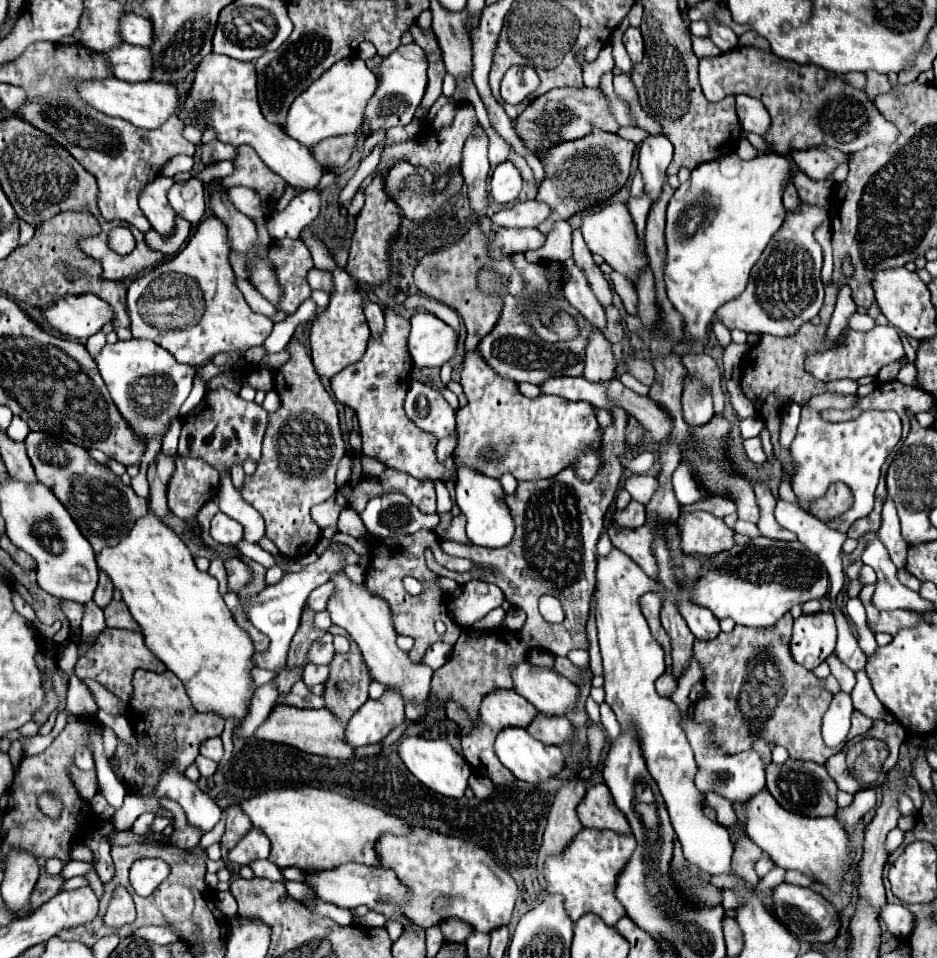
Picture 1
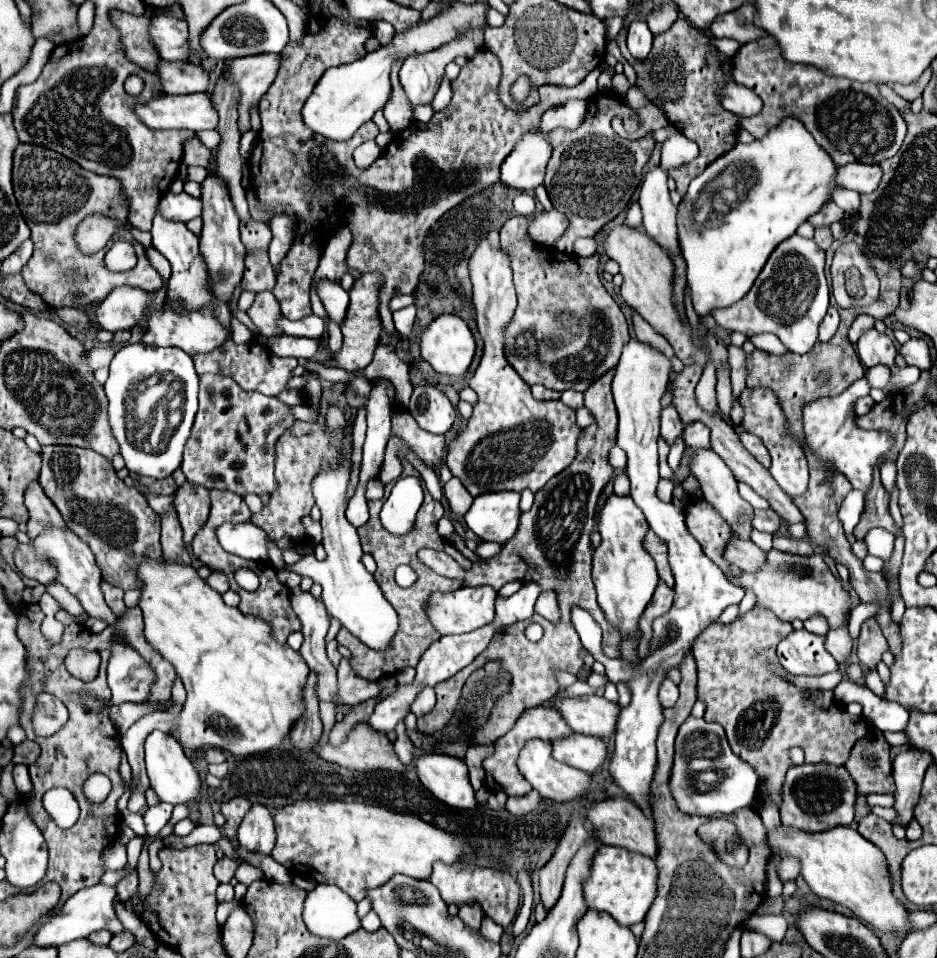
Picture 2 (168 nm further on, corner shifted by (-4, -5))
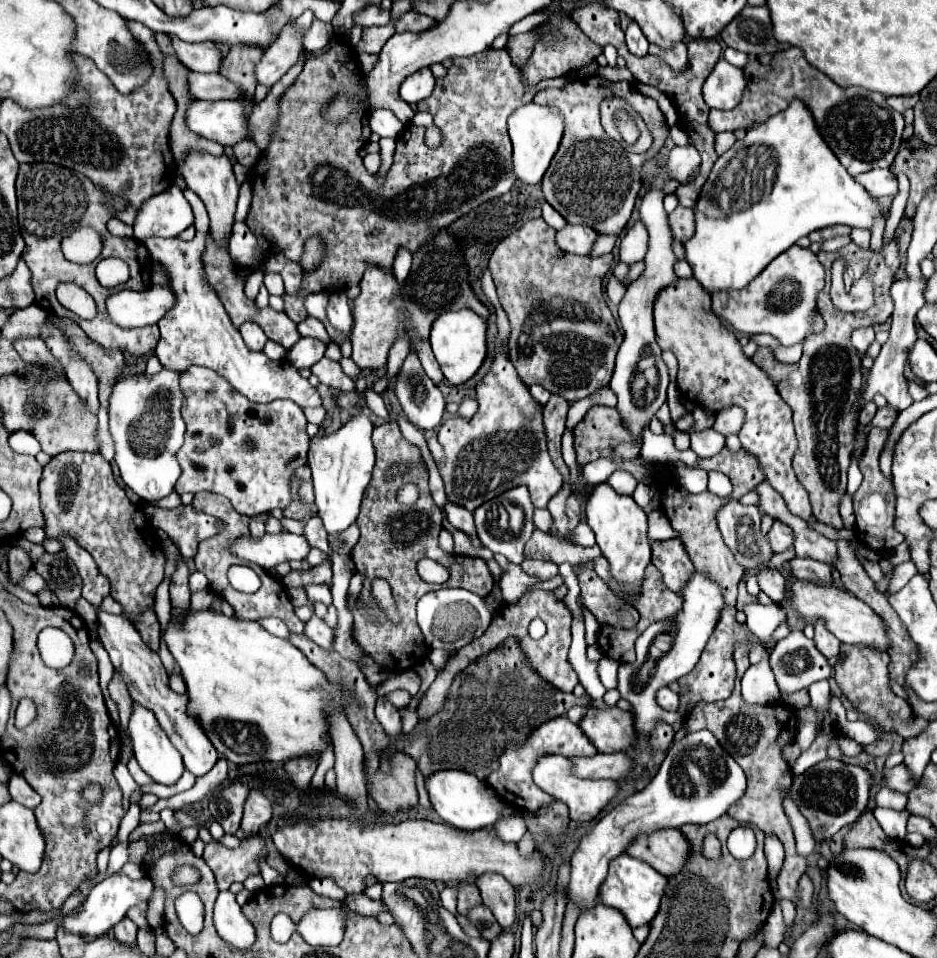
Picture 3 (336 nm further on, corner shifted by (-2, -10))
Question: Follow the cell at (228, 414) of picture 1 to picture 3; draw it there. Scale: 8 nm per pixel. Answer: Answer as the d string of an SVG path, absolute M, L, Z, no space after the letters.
M190 367L188 371L184 371L180 375L180 387L184 391L184 407L182 407L182 417L186 421L186 441L182 445L182 449L178 451L178 461L180 461L180 467L182 467L182 475L180 479L176 481L176 493L200 493L200 491L212 491L212 493L218 493L218 495L224 495L232 507L242 513L242 515L262 515L262 513L268 513L276 507L284 509L292 499L290 499L290 477L292 473L306 463L306 455L308 455L308 433L306 433L306 417L302 413L302 409L294 403L294 401L288 401L288 399L278 399L278 401L272 401L272 403L254 403L250 399L246 399L244 395L240 395L236 389L232 389L232 385L228 381L224 381L224 377L220 377L218 373L214 373L212 369L206 369L206 367Z

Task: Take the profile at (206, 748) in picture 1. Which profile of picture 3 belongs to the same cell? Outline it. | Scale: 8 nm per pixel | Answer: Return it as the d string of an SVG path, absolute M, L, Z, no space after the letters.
M98 607L98 621L96 623L98 623L98 639L104 645L104 649L108 651L110 661L114 665L114 671L126 683L130 699L134 703L154 711L156 719L160 721L160 727L168 733L168 737L174 741L176 749L180 751L180 755L184 759L184 767L190 773L194 773L196 777L206 775L216 765L218 751L208 741L208 737L204 735L200 725L196 725L196 721L192 721L186 715L188 699L172 699L174 691L168 685L168 675L164 671L164 665L162 665L158 653L150 651L144 645L138 631L134 629L134 625L124 615L112 615L112 613L106 613L104 609Z

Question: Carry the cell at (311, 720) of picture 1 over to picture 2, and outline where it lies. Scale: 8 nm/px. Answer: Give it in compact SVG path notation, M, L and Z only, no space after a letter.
M358 724L340 746L332 748L328 742L324 746L318 746L316 754L326 762L356 772L374 772L374 770L404 772L406 770L406 766L398 760L394 752L394 744L386 738L386 734L370 728L370 724Z

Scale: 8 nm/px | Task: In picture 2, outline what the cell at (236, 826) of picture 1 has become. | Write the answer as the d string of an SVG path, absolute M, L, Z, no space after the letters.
M236 796L236 798L232 798L232 800L228 800L228 802L224 802L222 804L222 808L220 808L220 812L224 814L224 818L226 818L226 824L224 824L224 836L230 840L230 842L236 842L236 828L238 828L238 824L242 822L242 818L246 816L246 812L250 810L250 800L246 800L246 798L242 798L242 796Z

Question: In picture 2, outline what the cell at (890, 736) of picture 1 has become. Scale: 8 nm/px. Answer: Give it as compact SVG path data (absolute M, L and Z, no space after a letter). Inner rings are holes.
M872 728L860 742L858 746L852 750L850 760L846 762L848 772L854 776L858 792L860 794L892 794L896 784L892 774L892 760L888 756L888 742L884 740L882 732L878 732L876 728ZM874 748L878 748L878 752L874 752ZM878 756L880 764L872 766L870 758ZM888 774L888 776L884 776Z

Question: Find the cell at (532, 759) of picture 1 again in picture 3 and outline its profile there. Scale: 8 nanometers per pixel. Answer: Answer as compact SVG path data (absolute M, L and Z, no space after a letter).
M560 755L538 757L538 761L532 769L532 779L544 793L548 793L550 797L568 805L570 819L592 821L608 805L608 801L616 795L616 781L610 781L610 779L580 779L580 777L570 773L570 765L572 763L566 757L560 757Z

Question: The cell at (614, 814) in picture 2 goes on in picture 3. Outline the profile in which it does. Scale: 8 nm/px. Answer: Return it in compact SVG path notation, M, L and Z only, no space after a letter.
M658 829L638 835L628 845L626 853L670 877L678 873L688 859L688 841L678 829Z

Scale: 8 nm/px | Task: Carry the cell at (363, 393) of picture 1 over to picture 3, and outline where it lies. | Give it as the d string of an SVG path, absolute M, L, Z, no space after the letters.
M447 500L446 505L444 505L444 515L446 515L446 519L450 521L450 525L452 525L454 529L464 531L464 533L472 539L474 547L482 547L480 541L478 541L478 537L476 537L476 531L474 531L472 513L470 513L468 509L464 509L462 505L456 505L456 503L450 503L450 501Z

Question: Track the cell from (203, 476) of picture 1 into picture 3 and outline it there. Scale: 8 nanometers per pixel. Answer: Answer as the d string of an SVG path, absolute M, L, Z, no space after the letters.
M180 505L176 509L144 507L144 513L154 527L168 533L184 559L194 557L198 543L222 529L222 523L216 517L192 509L192 505Z

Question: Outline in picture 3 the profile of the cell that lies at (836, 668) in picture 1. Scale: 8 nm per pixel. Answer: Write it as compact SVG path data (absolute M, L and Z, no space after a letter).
M818 621L814 625L816 629L816 635L814 635L814 643L818 647L818 651L824 655L824 657L838 657L840 655L840 641L824 627L822 621Z

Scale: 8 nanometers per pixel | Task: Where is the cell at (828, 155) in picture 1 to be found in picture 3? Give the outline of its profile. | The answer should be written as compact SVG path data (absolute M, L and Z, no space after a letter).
M872 169L868 173L860 173L854 177L864 189L868 191L870 197L884 197L884 195L896 195L898 193L898 181L890 173L890 169Z

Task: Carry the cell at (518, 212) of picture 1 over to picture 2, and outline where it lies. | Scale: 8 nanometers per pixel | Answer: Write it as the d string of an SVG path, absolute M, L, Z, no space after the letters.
M550 210L550 212L540 212L532 216L532 224L530 224L530 238L552 246L558 236L562 236L568 230L568 218L564 214L560 214L558 210Z

